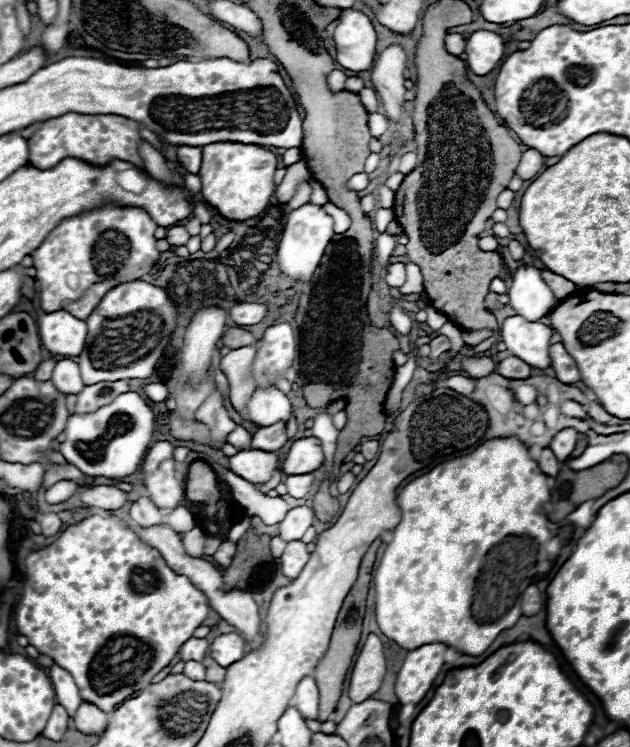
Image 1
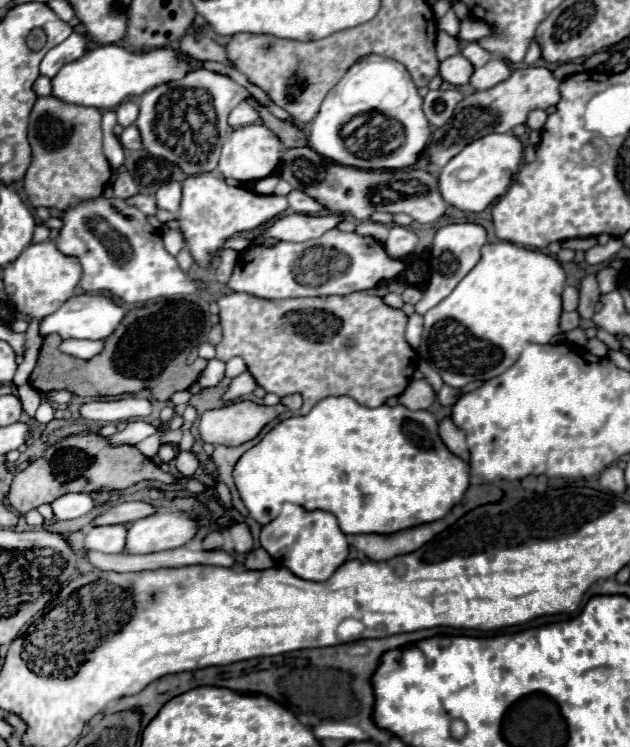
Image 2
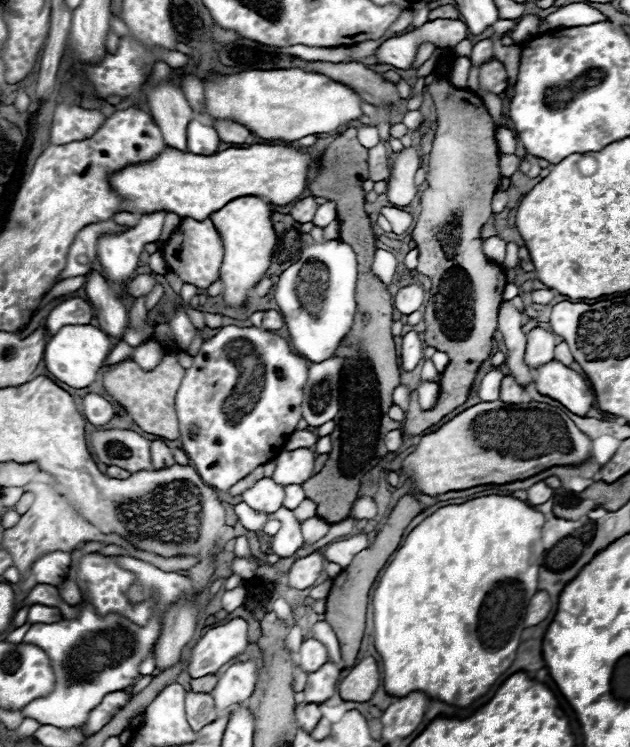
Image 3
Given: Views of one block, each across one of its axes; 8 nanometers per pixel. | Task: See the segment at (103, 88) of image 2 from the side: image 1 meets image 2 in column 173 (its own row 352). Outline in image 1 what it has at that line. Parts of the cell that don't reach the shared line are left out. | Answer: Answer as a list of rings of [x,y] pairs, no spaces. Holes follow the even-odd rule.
[[[58,310],[50,314],[40,314],[38,318],[38,330],[44,348],[52,356],[78,356],[84,350],[86,340],[86,322],[78,320],[70,312]]]

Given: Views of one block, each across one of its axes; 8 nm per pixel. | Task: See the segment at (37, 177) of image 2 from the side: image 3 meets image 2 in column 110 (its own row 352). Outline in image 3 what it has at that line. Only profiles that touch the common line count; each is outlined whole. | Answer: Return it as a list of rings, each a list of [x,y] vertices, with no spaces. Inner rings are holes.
[[[166,350],[168,356],[162,358],[162,362],[152,372],[142,372],[136,362],[124,360],[114,366],[108,366],[108,372],[104,374],[104,388],[112,398],[116,398],[134,418],[134,422],[150,434],[164,436],[168,440],[174,440],[178,436],[178,420],[174,412],[174,398],[180,388],[180,382],[184,378],[184,368],[176,360],[176,350]]]

